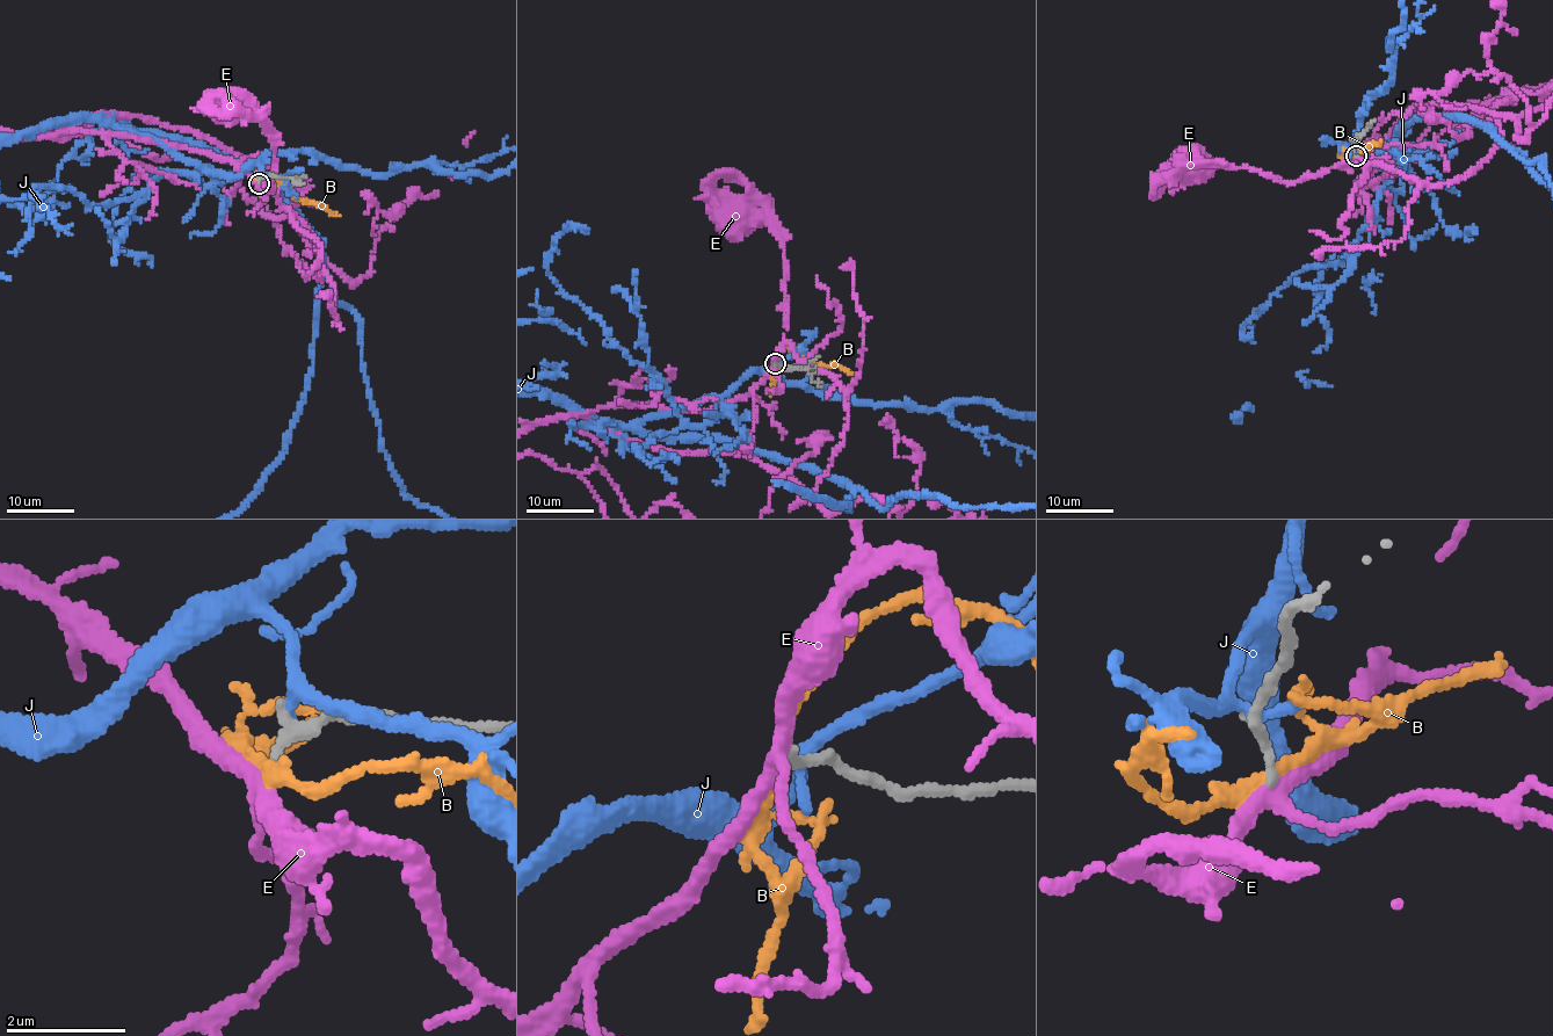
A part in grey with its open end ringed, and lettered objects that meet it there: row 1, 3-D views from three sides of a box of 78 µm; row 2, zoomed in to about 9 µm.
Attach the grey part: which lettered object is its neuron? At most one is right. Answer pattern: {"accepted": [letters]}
{"accepted": []}

